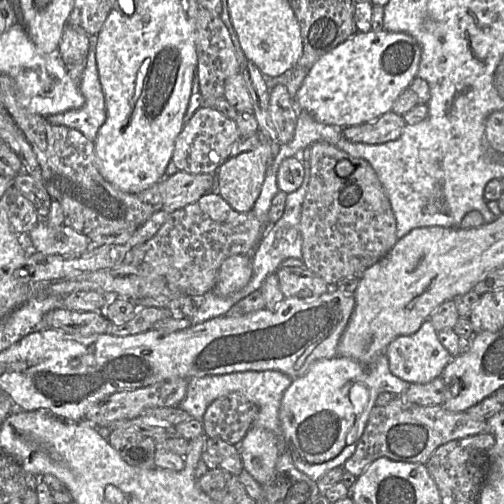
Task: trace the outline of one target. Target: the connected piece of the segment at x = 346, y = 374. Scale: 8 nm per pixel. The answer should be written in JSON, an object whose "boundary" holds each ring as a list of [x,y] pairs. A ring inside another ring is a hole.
{"boundary":[[[384,353],[369,364],[342,356],[312,363],[304,375],[293,379],[279,410],[281,428],[295,467],[315,482],[328,471],[342,467],[353,455],[378,395],[389,392],[400,396],[410,385],[390,372]]]}

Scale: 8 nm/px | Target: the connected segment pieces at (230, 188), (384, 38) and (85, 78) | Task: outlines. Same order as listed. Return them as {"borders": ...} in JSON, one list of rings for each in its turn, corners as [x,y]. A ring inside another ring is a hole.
{"borders":[[[[262,138],[255,149],[228,158],[217,169],[215,191],[237,212],[252,210],[271,160],[271,147]]],[[[357,32],[320,57],[307,71],[294,101],[316,121],[344,128],[372,122],[392,111],[403,90],[409,88],[421,59],[421,47],[405,33]]],[[[98,35],[89,36],[89,53],[79,84],[80,91],[85,98],[84,105],[78,109],[46,117],[54,125],[77,129],[92,142],[96,140],[98,131],[107,117],[105,96],[96,63],[97,38]]]]}

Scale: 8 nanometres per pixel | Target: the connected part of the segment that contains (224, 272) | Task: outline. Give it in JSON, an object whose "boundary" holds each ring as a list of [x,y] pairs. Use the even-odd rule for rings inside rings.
{"boundary":[[[237,254],[228,257],[221,264],[213,291],[227,296],[245,287],[252,276],[251,256]]]}

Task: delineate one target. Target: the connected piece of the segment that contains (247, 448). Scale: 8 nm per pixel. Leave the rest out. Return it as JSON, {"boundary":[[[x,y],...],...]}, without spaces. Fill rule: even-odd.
{"boundary":[[[251,427],[238,444],[243,468],[260,485],[266,484],[272,477],[279,451],[276,436],[270,431]]]}

